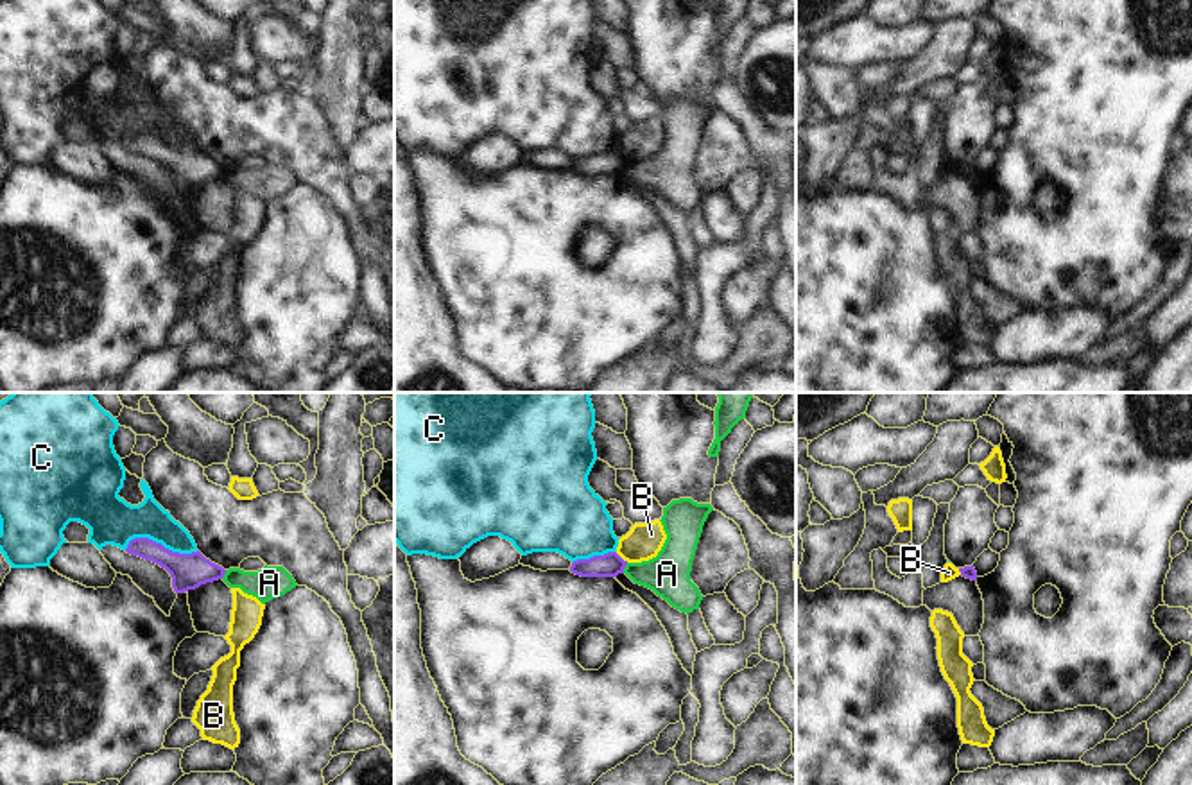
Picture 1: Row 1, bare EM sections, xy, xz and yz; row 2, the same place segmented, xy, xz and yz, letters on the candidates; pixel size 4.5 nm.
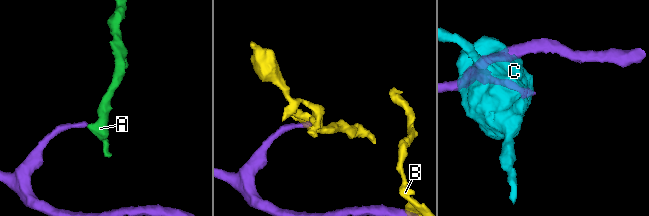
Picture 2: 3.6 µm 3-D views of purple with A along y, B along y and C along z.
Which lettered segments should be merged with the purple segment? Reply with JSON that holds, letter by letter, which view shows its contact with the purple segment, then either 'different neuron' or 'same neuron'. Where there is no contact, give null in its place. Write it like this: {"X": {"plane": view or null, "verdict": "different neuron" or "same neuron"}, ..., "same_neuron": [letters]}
{"A": {"plane": "xz", "verdict": "different neuron"}, "B": {"plane": "xz", "verdict": "different neuron"}, "C": {"plane": "xy", "verdict": "different neuron"}, "same_neuron": []}

